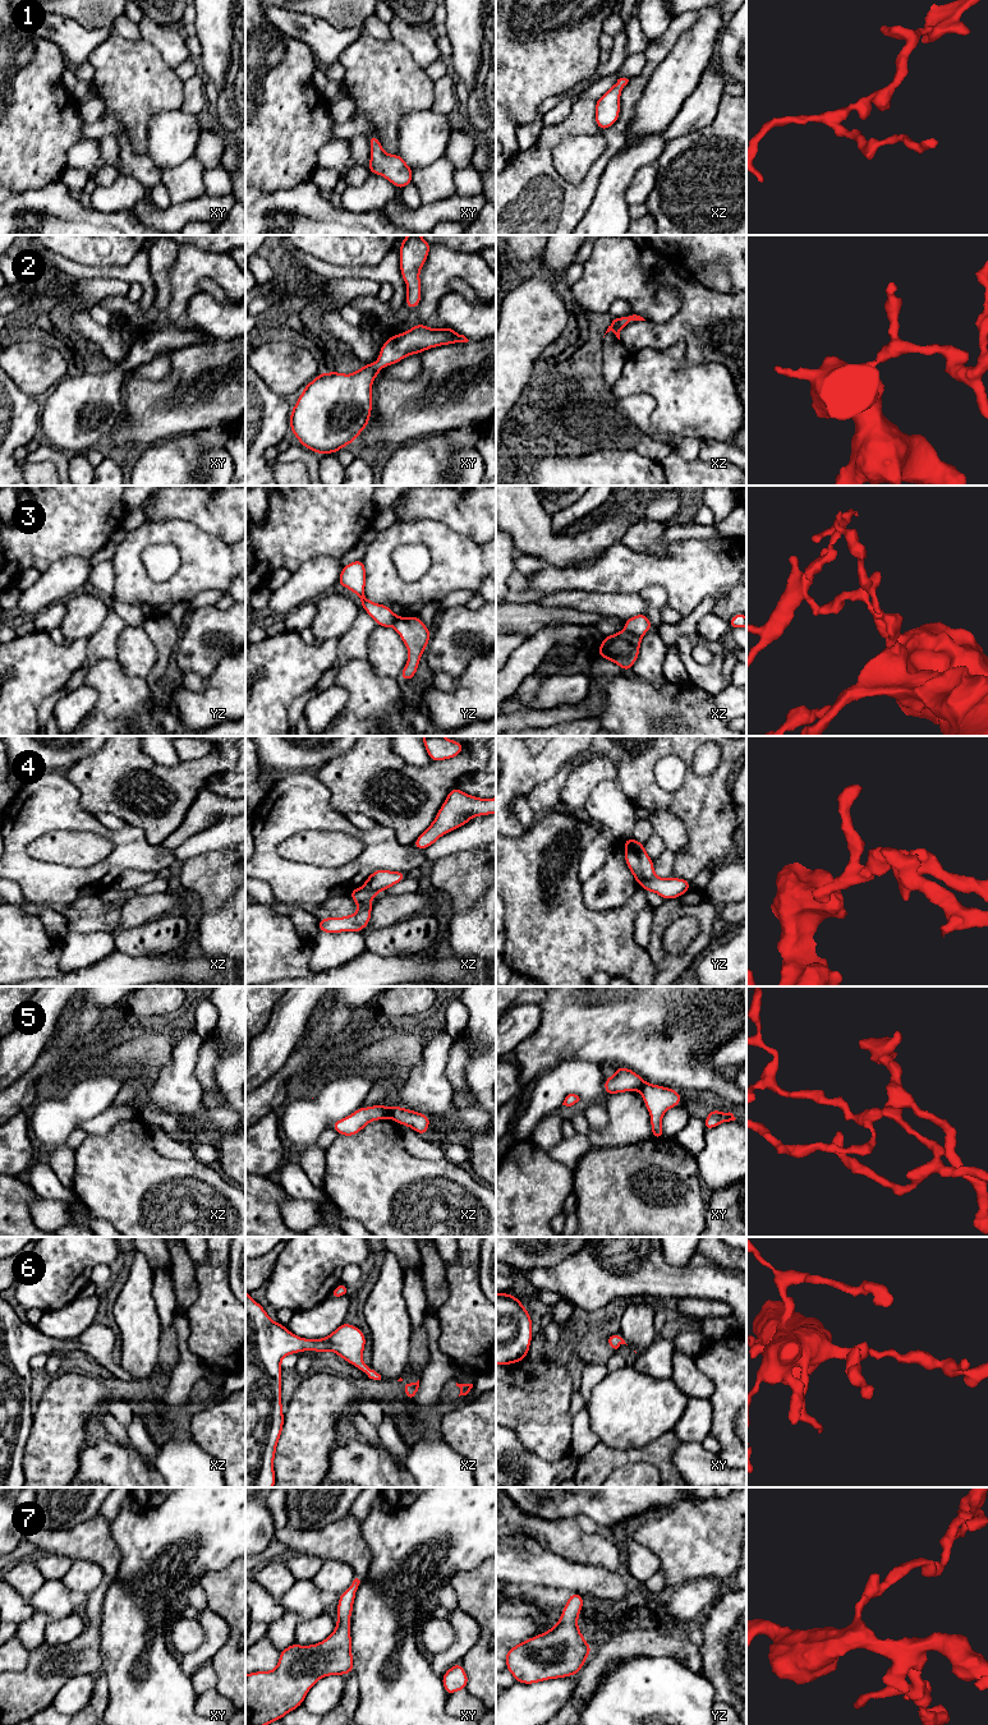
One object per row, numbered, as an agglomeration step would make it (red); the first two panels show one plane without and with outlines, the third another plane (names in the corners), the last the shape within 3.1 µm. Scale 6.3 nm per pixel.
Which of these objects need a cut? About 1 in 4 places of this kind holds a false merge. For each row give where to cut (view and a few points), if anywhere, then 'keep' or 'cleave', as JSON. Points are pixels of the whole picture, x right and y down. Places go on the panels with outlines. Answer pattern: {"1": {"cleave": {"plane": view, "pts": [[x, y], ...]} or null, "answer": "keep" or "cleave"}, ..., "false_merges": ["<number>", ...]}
{"1": {"cleave": null, "answer": "keep"}, "2": {"cleave": null, "answer": "keep"}, "3": {"cleave": {"plane": "xz", "pts": [[625, 630], [640, 638]]}, "answer": "cleave"}, "4": {"cleave": {"plane": "xz", "pts": [[362, 887], [375, 893]]}, "answer": "cleave"}, "5": {"cleave": {"plane": "xz", "pts": [[390, 1109], [393, 1117]]}, "answer": "cleave"}, "6": {"cleave": null, "answer": "keep"}, "7": {"cleave": null, "answer": "keep"}, "false_merges": ["3", "4", "5"]}

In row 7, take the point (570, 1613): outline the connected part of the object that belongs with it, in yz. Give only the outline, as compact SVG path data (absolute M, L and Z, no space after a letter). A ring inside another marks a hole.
M570 1592L559 1623L505 1653L506 1669L515 1682L534 1684L580 1671L593 1648L585 1642L576 1624L583 1601L584 1596Z

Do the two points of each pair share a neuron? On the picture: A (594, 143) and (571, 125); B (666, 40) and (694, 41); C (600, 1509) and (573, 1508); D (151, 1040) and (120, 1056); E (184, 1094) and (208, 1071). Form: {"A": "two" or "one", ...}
{"A": "two", "B": "two", "C": "one", "D": "one", "E": "two"}

